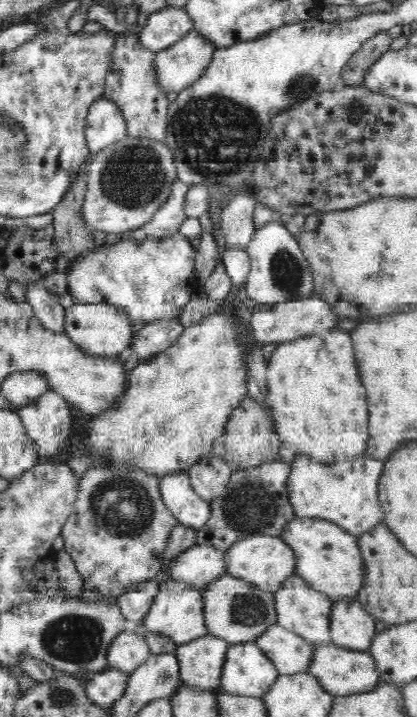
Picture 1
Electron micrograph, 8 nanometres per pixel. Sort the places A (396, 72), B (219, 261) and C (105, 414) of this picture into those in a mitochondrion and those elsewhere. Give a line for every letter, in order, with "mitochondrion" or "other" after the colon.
A: other
B: other
C: other

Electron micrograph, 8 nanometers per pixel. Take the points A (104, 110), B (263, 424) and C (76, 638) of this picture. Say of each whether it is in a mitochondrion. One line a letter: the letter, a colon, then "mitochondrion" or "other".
A: other
B: other
C: mitochondrion

